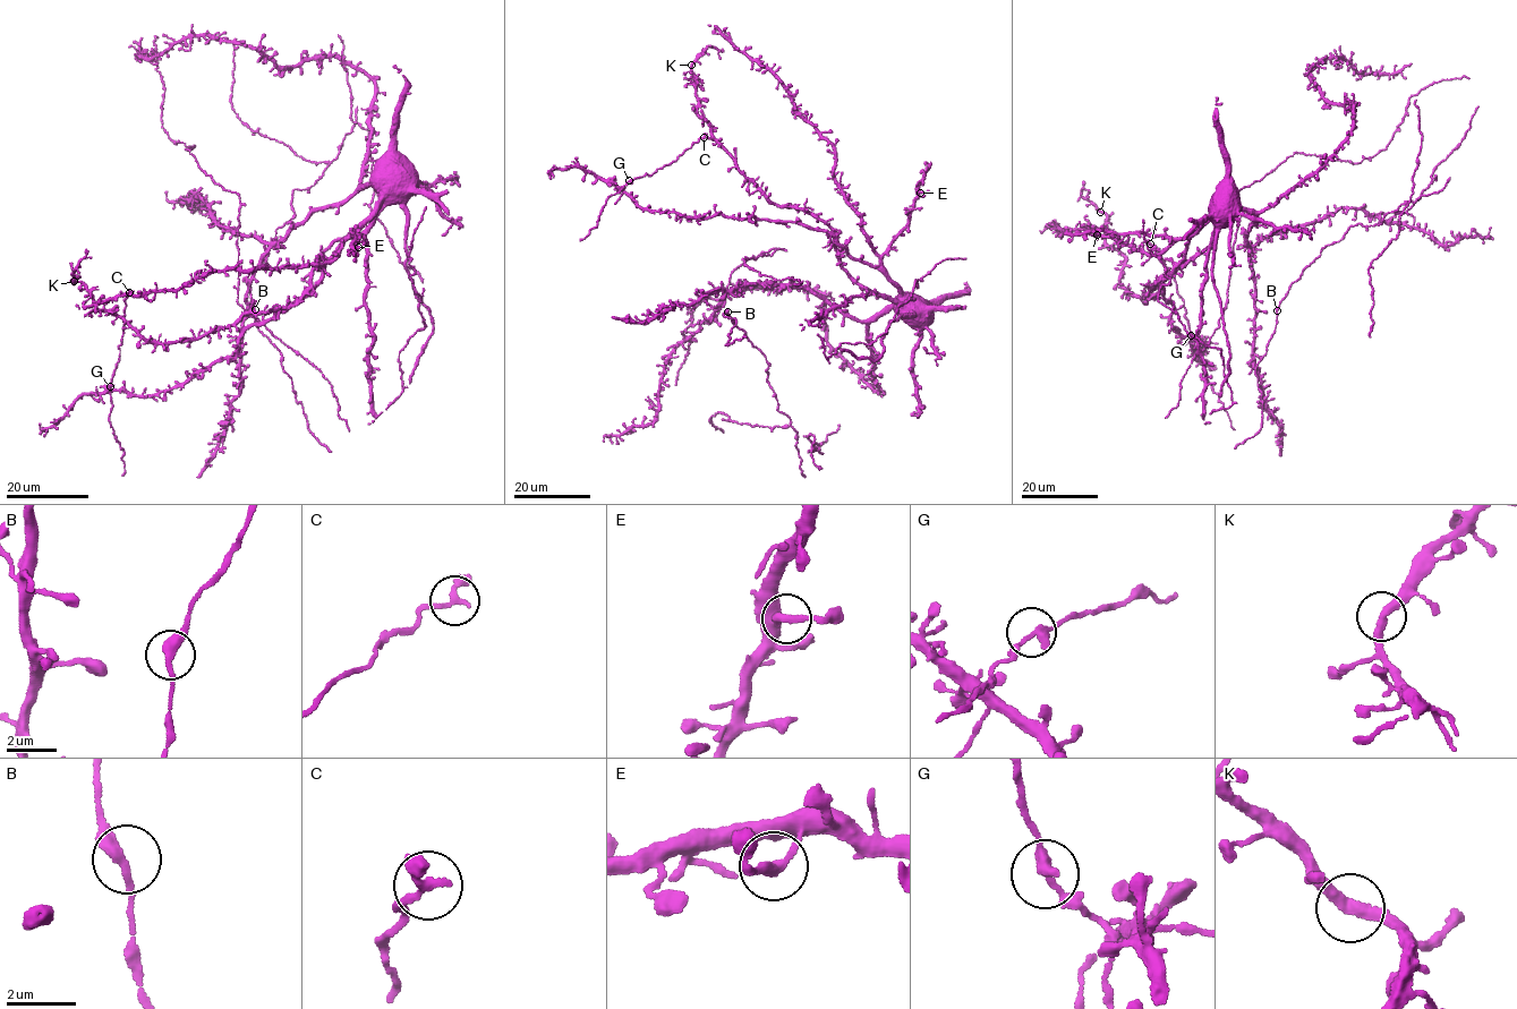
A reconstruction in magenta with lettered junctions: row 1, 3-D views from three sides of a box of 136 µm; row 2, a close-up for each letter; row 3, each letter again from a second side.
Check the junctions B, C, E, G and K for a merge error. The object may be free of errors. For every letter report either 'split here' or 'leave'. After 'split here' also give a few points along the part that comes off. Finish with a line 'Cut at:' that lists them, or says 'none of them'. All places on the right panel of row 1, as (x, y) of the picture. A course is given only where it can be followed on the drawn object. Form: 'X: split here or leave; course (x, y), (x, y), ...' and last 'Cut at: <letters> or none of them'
B: leave
C: leave
E: leave
G: leave
K: leave
Cut at: none of them

